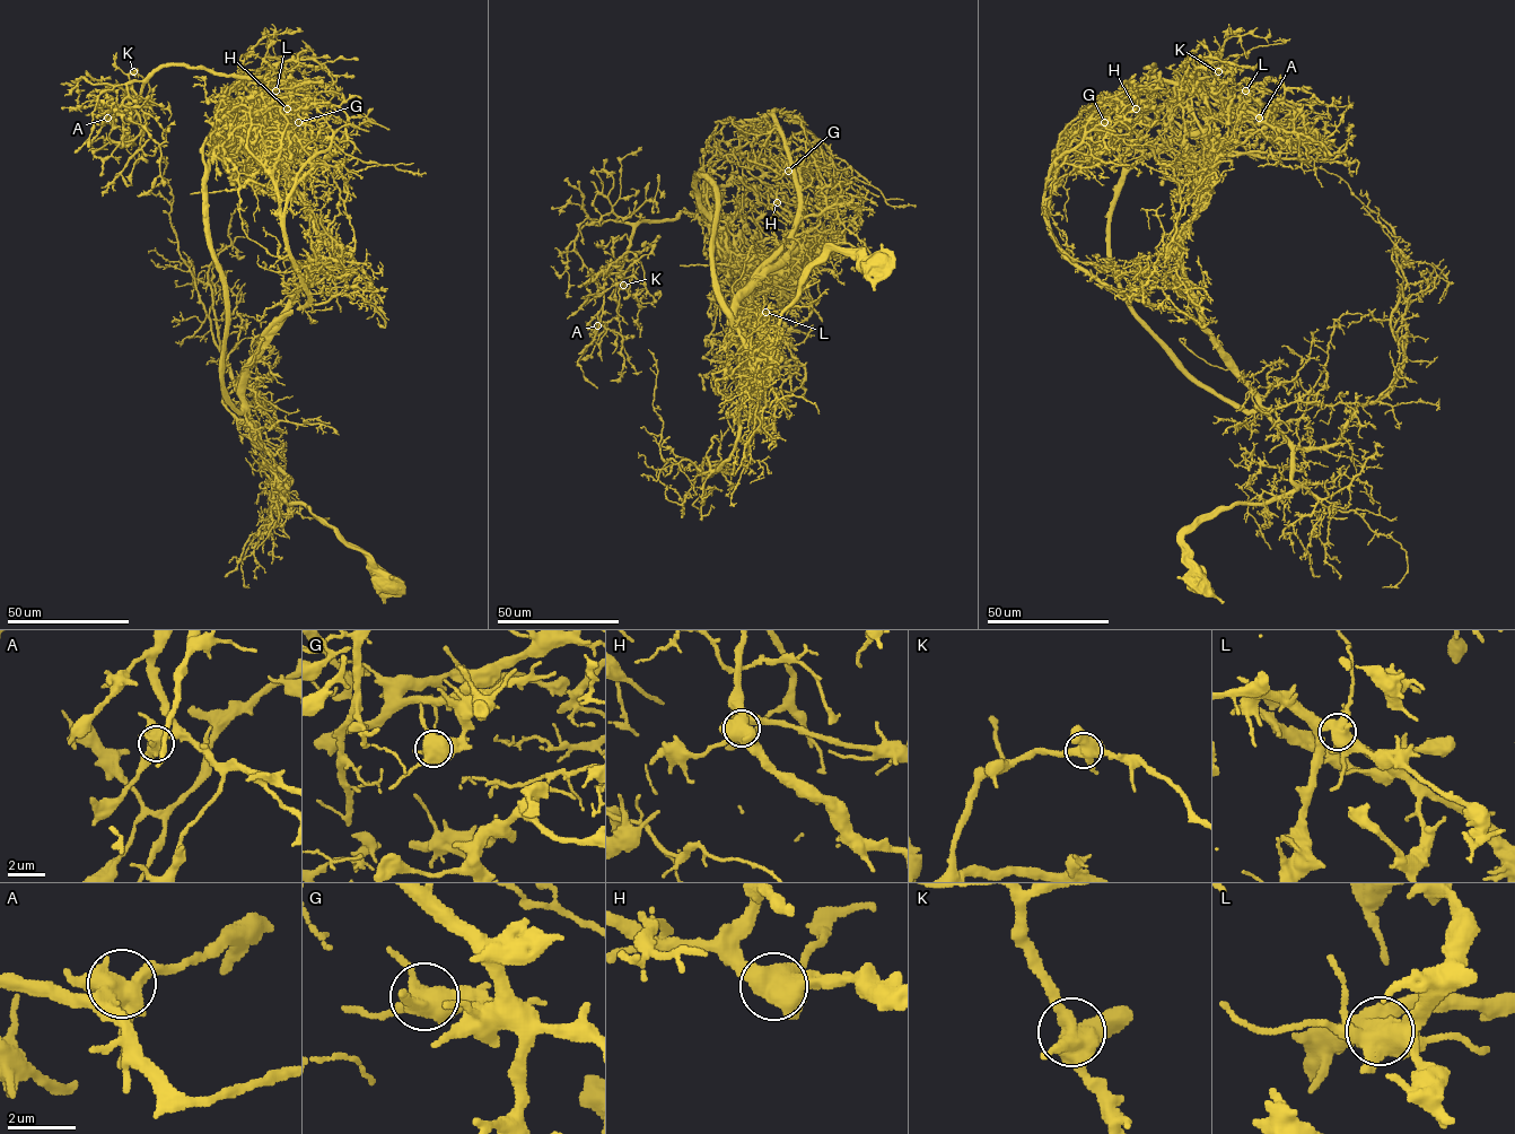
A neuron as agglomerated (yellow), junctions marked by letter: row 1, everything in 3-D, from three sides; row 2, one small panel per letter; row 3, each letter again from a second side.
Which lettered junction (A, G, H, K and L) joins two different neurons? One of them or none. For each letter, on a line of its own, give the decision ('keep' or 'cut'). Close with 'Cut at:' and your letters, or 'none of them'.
A: keep
G: keep
H: keep
K: keep
L: keep
Cut at: none of them

